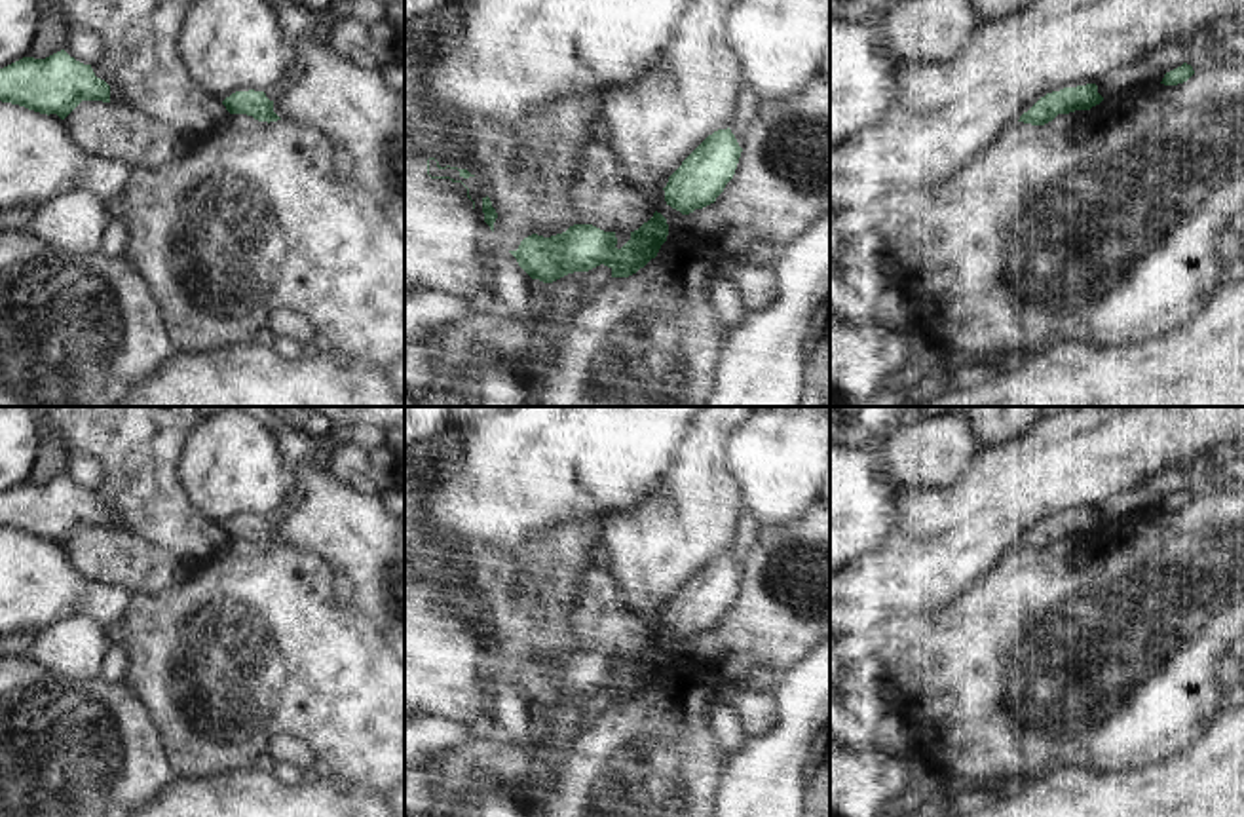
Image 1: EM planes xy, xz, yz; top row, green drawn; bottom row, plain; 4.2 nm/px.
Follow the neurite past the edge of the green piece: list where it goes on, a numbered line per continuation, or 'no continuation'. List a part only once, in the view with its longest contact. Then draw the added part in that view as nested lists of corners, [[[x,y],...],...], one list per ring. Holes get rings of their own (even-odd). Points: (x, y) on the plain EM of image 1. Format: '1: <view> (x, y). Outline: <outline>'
no continuation.

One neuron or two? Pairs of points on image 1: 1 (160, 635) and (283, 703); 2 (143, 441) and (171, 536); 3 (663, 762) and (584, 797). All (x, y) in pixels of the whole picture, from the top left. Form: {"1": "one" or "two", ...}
{"1": "one", "2": "one", "3": "one"}

